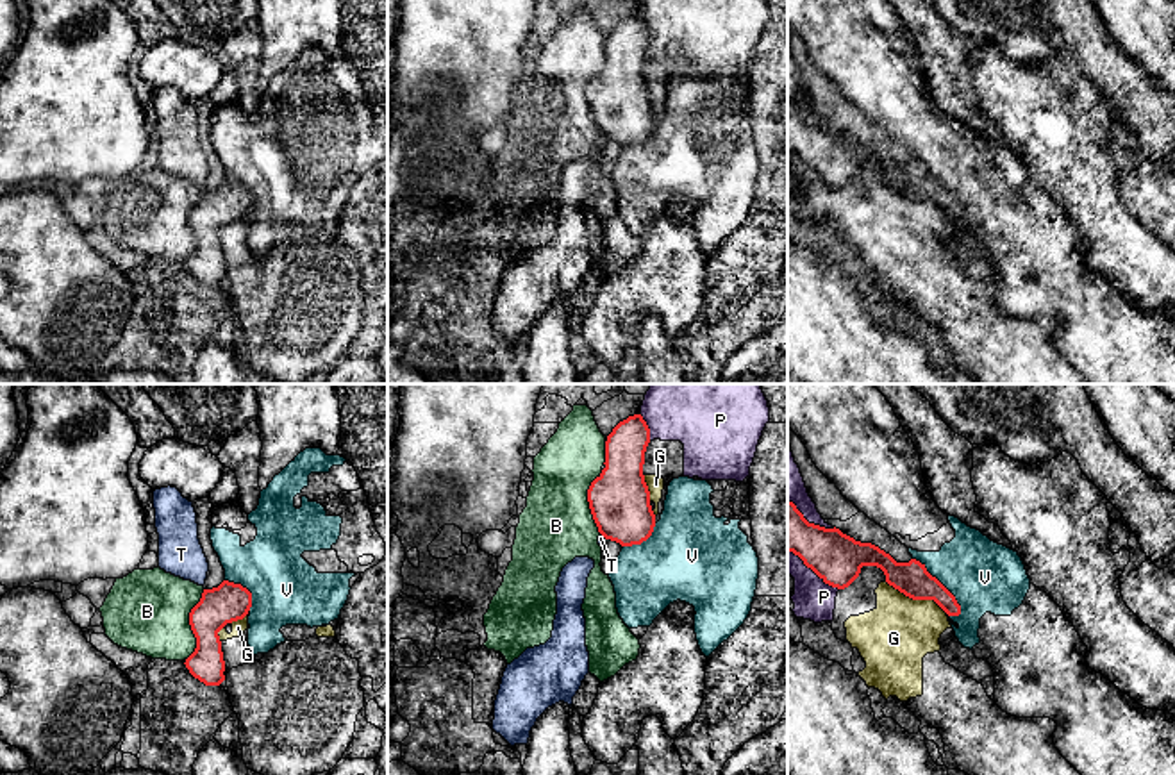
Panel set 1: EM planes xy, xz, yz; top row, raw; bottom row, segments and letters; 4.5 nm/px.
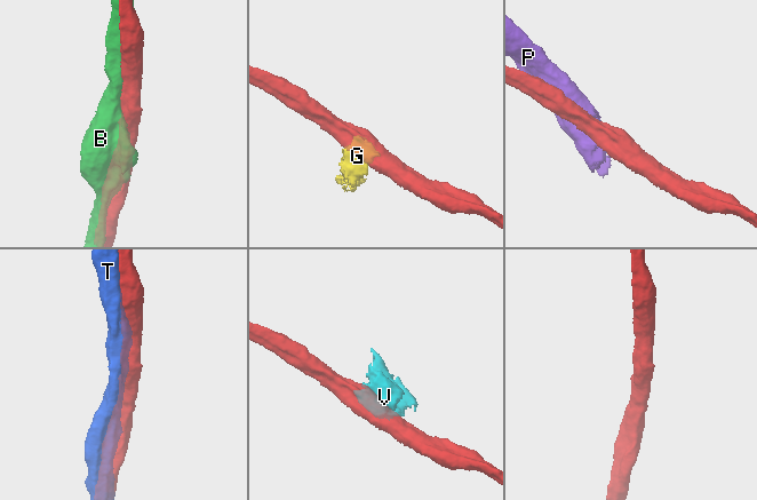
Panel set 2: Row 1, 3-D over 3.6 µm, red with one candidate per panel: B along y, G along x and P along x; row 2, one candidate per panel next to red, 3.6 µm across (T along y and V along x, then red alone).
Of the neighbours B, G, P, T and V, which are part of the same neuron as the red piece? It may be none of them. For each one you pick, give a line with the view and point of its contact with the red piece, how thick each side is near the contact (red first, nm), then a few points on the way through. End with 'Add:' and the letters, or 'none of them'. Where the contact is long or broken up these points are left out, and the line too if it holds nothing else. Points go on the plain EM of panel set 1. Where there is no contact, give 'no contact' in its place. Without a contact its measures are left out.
Add: none of them

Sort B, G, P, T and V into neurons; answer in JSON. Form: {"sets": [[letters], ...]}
{"sets": [["B"], ["G", "P"], ["T"], ["V"]]}

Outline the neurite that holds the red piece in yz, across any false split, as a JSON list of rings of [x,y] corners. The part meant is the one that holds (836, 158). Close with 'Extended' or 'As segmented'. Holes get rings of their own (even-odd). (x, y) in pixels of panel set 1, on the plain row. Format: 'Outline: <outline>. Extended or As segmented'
Outline: [[[788,100],[788,152],[798,155],[825,184],[845,189],[862,166],[877,166],[886,182],[912,200],[934,200],[948,216],[959,216],[955,196],[916,159],[896,162],[871,143],[861,143],[839,129],[809,123]]]. As segmented

